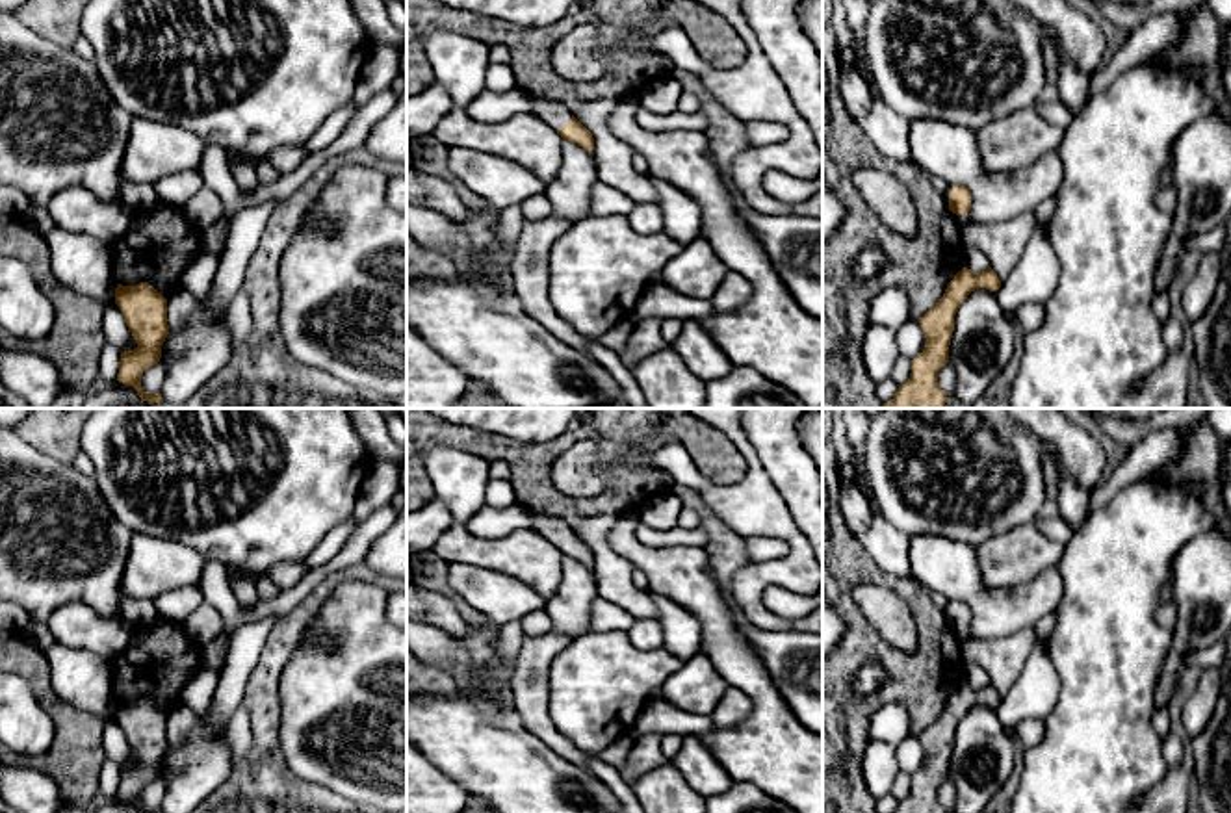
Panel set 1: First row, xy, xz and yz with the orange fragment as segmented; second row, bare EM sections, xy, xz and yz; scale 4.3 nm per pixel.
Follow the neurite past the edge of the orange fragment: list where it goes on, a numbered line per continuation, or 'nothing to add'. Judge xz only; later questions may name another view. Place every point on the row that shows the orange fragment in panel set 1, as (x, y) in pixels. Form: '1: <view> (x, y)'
1: xz (554, 114)

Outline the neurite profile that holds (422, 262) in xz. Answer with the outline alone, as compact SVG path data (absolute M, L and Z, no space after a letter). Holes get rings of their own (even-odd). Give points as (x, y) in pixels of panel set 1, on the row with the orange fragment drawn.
M407 234L407 282L414 278L453 280L455 275L455 265L444 252L425 249Z

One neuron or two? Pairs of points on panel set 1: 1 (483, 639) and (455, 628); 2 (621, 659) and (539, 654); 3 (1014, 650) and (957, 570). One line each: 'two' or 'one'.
1: two
2: two
3: two

